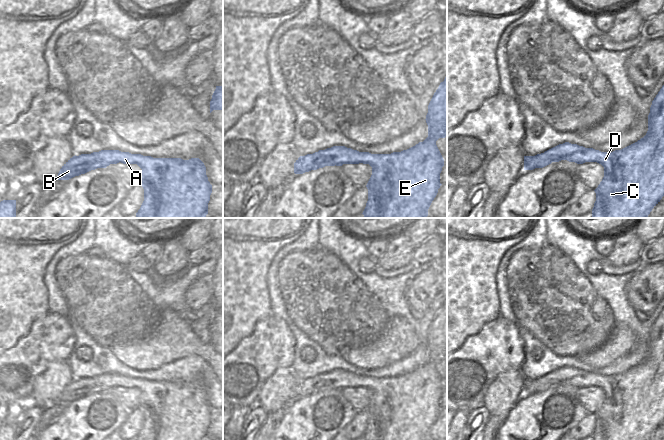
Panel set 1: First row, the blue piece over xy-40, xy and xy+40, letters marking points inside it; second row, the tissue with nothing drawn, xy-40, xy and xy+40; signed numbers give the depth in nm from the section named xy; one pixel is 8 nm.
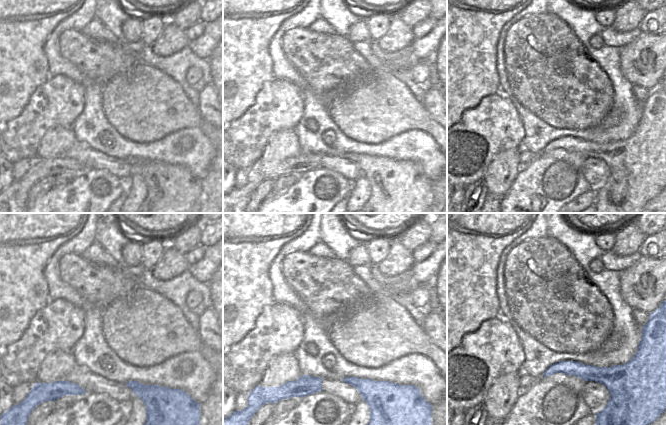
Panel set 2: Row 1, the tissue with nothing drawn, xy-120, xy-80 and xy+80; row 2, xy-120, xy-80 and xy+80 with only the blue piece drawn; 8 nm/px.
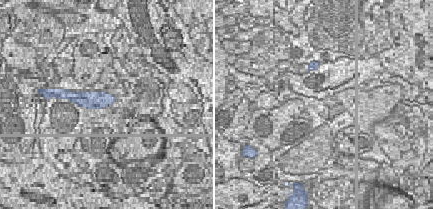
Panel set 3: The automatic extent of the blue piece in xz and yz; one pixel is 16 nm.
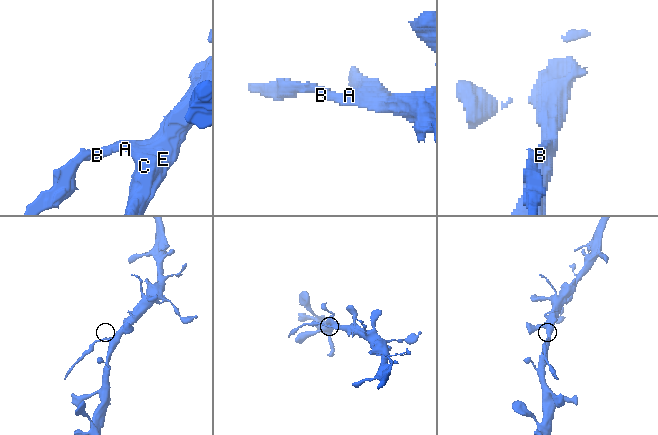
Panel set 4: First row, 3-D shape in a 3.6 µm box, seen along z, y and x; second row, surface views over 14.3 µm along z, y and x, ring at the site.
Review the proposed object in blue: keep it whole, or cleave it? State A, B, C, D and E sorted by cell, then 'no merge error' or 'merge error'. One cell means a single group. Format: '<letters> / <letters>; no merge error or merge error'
A C D E / B; merge error

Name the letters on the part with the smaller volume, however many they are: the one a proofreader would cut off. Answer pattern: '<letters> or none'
B

